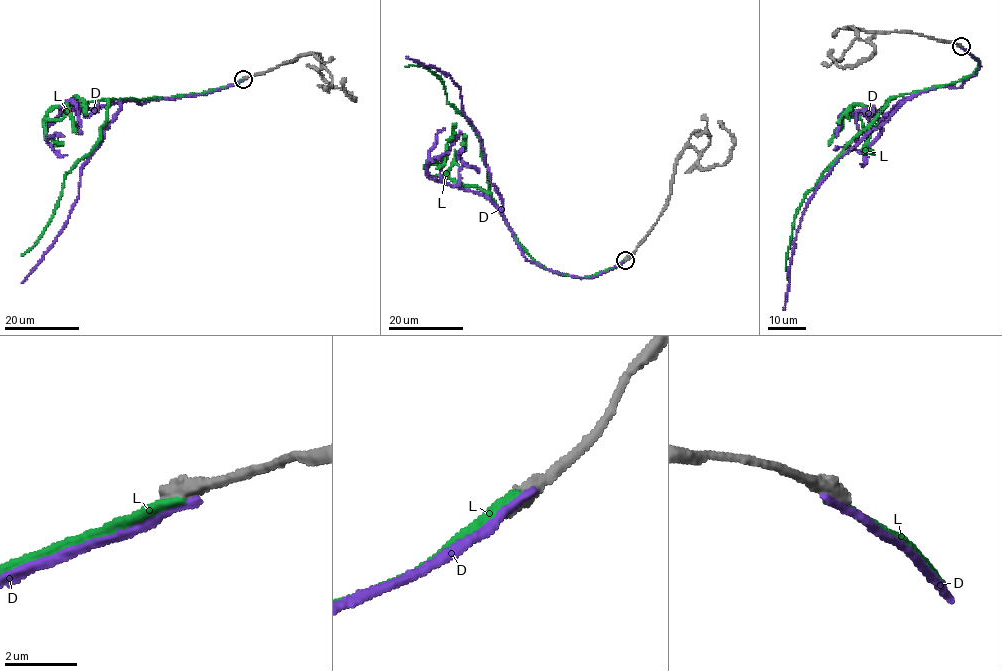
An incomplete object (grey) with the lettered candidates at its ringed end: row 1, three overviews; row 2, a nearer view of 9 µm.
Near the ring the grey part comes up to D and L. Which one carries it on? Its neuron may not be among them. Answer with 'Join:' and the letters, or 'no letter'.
Join: no letter

